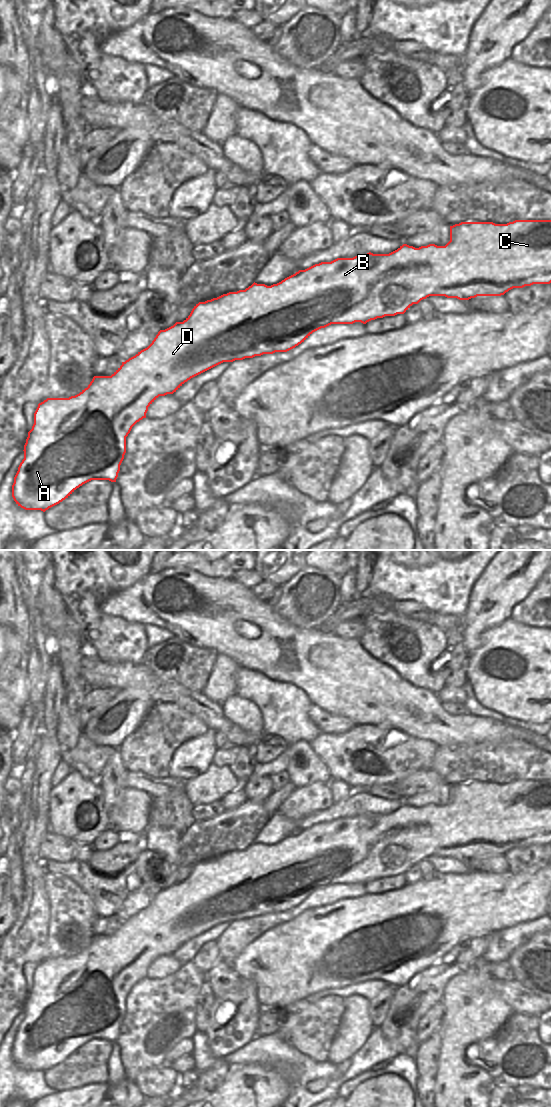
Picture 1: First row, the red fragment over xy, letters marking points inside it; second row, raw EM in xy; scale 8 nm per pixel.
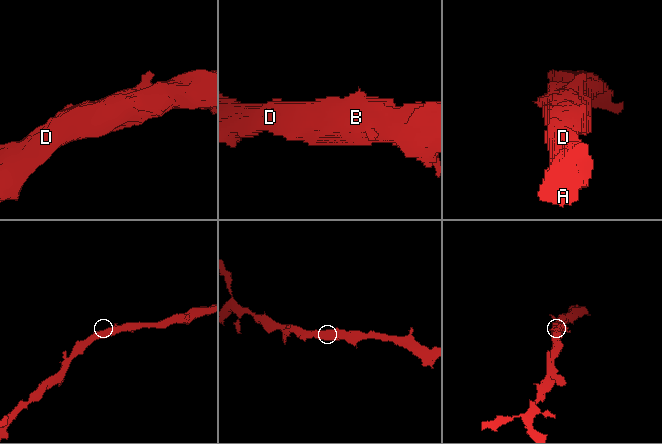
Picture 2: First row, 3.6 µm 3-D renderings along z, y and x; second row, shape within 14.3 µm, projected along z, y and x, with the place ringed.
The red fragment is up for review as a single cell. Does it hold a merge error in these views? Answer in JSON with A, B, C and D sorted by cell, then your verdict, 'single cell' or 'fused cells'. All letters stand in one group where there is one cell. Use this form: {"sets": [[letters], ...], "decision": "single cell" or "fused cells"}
{"sets": [["A", "B", "C", "D"]], "decision": "single cell"}

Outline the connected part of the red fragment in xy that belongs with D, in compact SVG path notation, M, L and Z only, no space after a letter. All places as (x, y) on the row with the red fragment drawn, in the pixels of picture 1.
M515 220L507 224L495 224L493 222L461 222L450 226L450 241L445 246L429 244L415 248L403 244L397 250L389 254L373 254L371 252L353 258L337 258L331 262L321 262L305 270L299 270L295 274L285 278L277 284L267 286L253 283L245 290L229 292L217 298L199 302L194 306L190 315L183 322L176 322L173 326L160 330L152 343L145 349L129 358L111 375L94 376L87 388L79 394L69 398L47 398L38 404L34 413L34 424L28 432L24 445L24 459L18 467L12 485L12 497L16 504L25 510L41 510L45 512L49 508L59 504L68 498L77 488L91 480L109 480L116 482L120 465L126 453L126 437L132 427L146 418L148 407L159 397L176 392L185 382L191 378L223 363L253 358L263 354L275 352L287 352L304 342L313 332L325 328L331 324L353 324L361 322L366 324L371 320L385 316L404 314L413 304L429 296L445 296L459 300L469 300L477 296L501 296L513 288L523 288L533 284L551 283L551 220Z

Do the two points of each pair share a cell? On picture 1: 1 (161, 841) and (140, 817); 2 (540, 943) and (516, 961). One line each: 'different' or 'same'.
1: different
2: same

